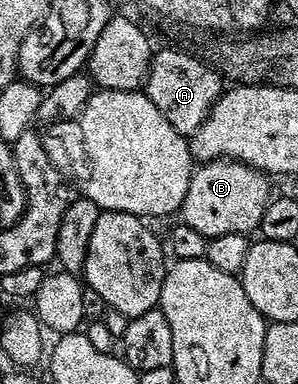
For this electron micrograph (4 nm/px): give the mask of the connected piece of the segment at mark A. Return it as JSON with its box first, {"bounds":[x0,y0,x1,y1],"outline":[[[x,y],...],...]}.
{"bounds":[143,49,222,136],"outline":[[[158,49],[149,61],[143,92],[151,100],[151,104],[155,104],[155,108],[159,108],[163,116],[167,116],[175,132],[192,136],[209,115],[213,101],[221,95],[222,89],[222,75],[214,70],[204,57],[197,55],[196,58],[195,55],[184,54],[181,50]]]}

